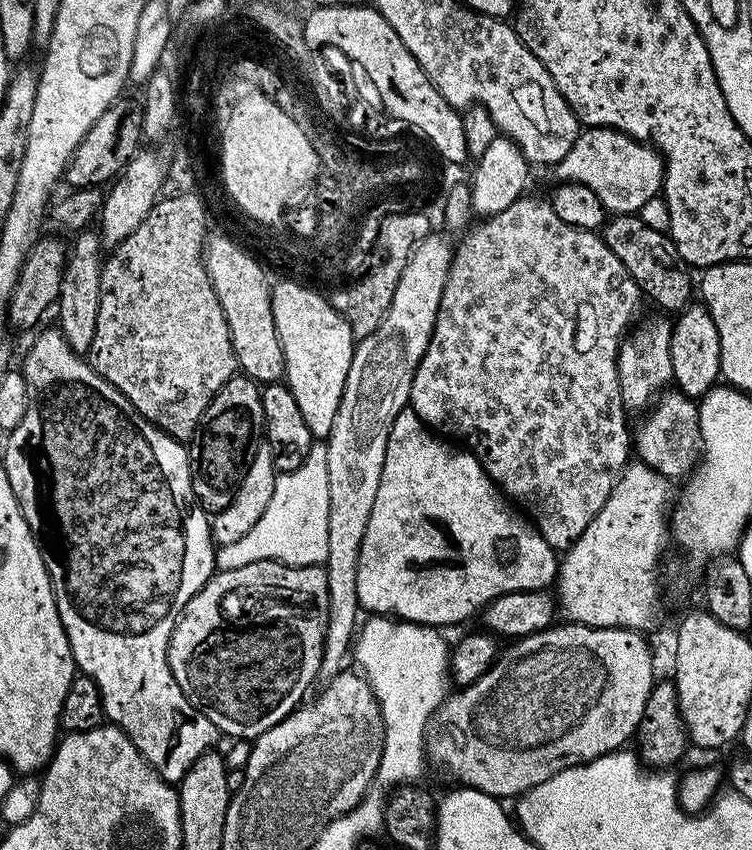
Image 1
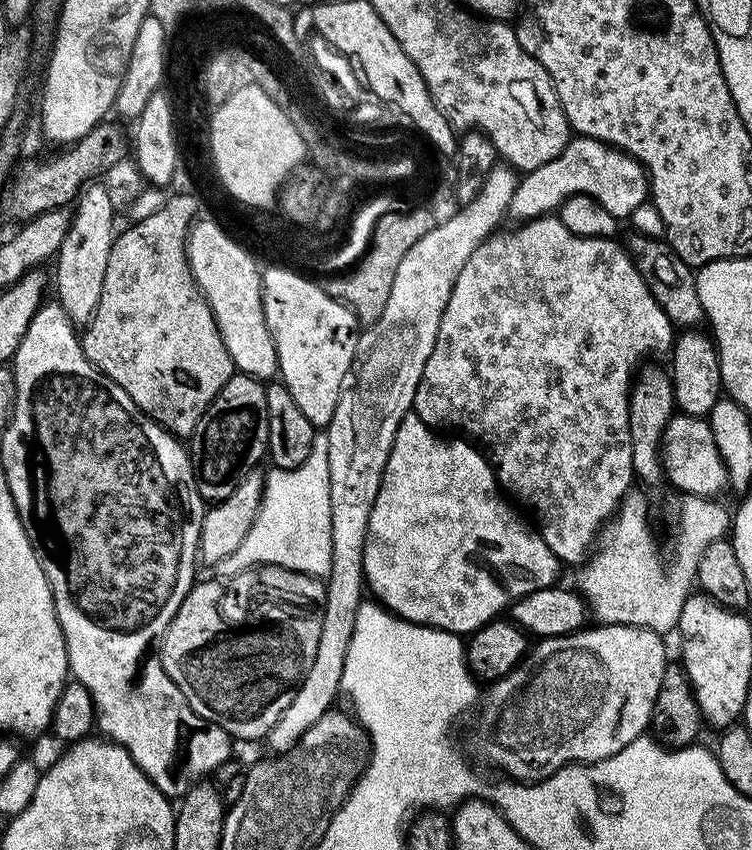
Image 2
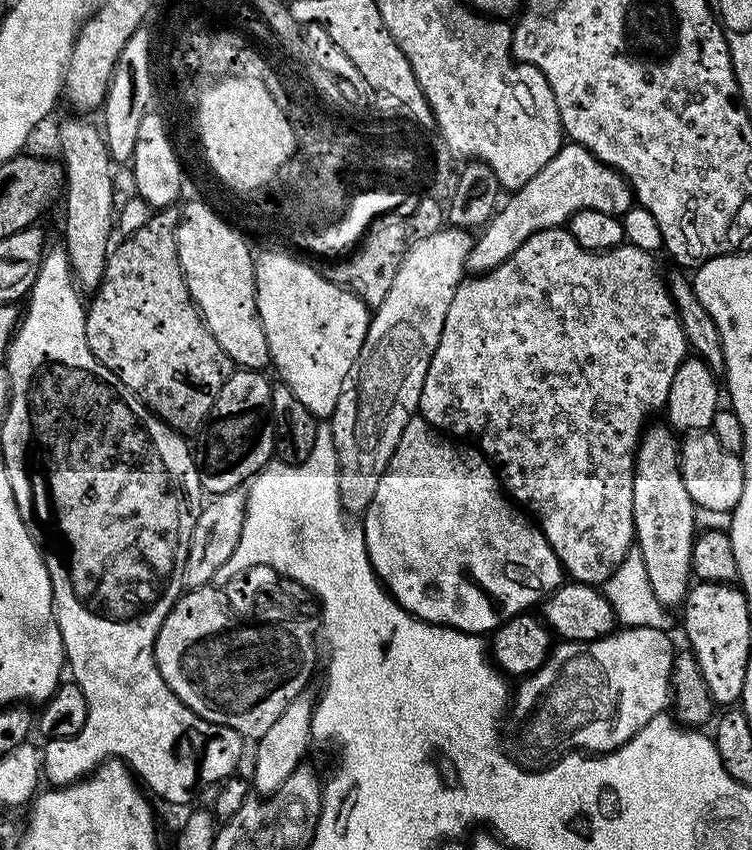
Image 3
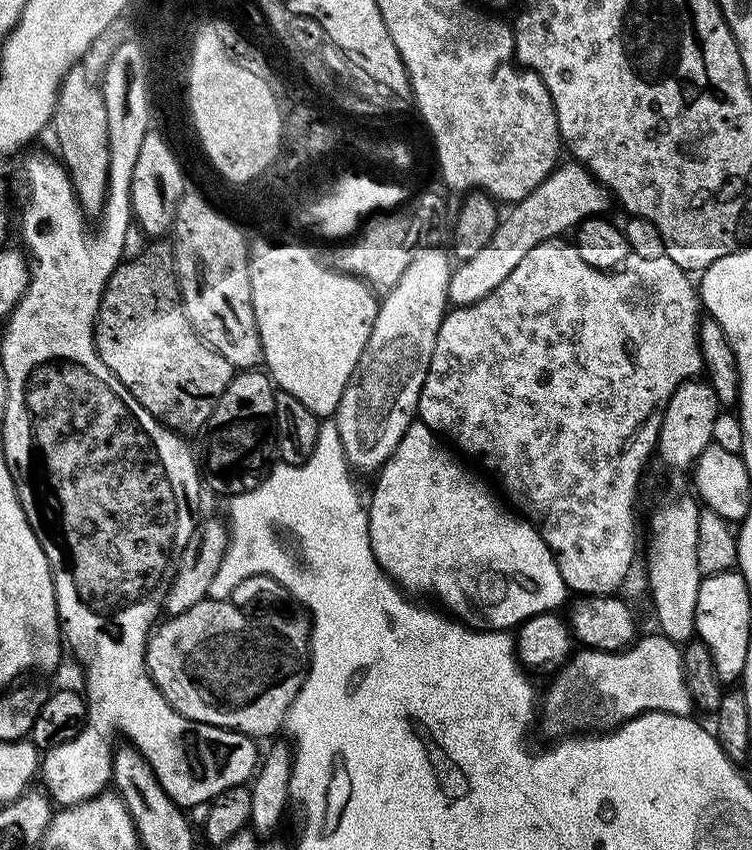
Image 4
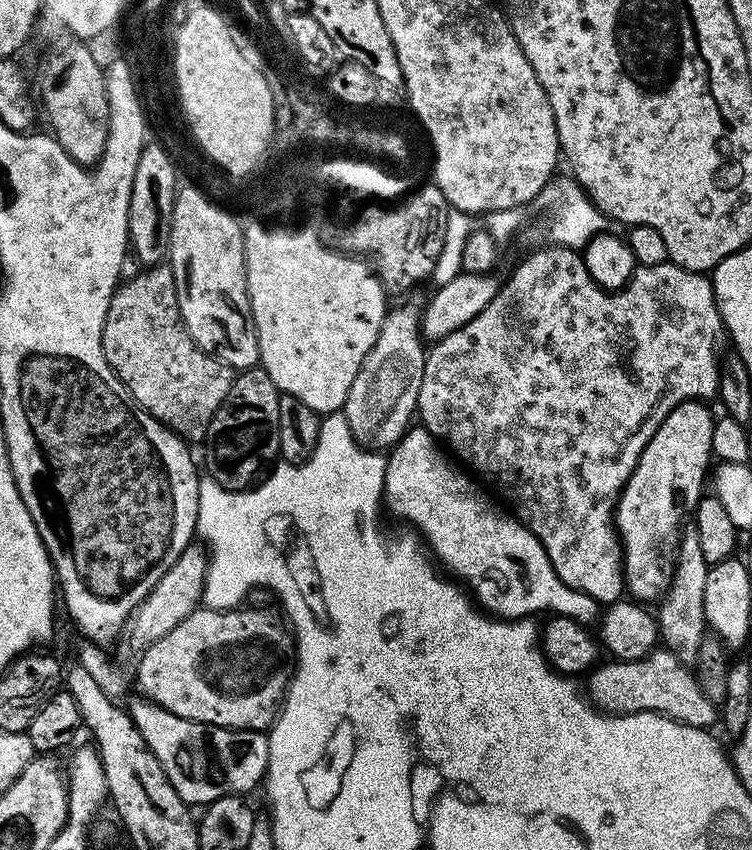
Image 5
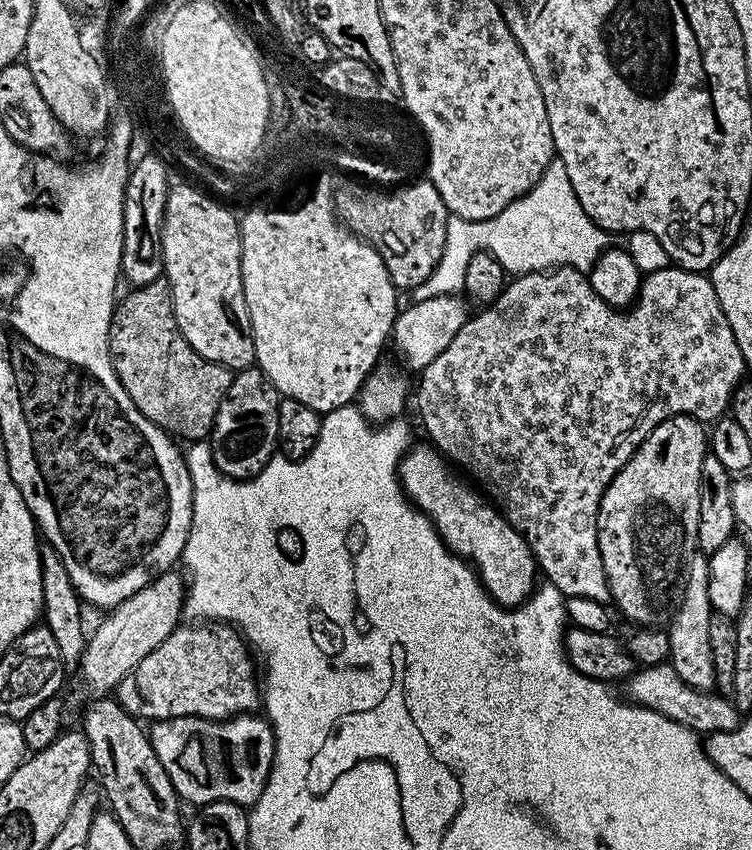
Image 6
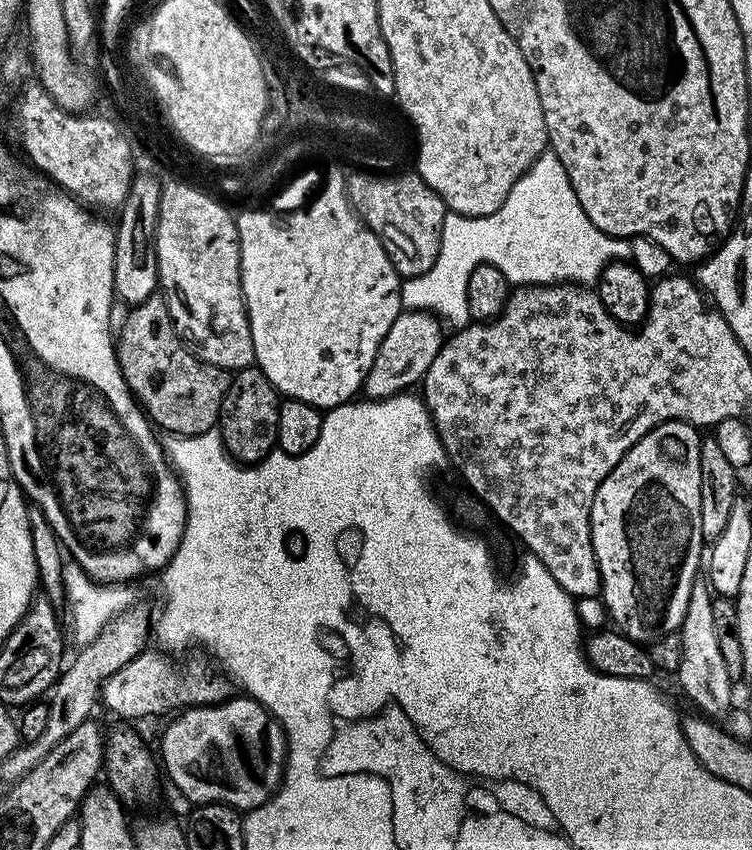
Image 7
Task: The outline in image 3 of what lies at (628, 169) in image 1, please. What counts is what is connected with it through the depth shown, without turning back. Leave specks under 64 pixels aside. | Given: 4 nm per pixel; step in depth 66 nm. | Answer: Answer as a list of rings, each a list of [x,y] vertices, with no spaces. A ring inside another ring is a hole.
[[[565,143],[560,153],[526,186],[515,189],[508,201],[496,208],[490,221],[485,224],[482,231],[473,239],[472,249],[468,255],[467,271],[472,274],[483,274],[497,268],[506,258],[510,258],[526,238],[535,232],[547,228],[558,228],[567,225],[568,219],[578,210],[593,208],[602,210],[602,214],[620,218],[629,208],[633,207],[634,197],[632,189],[628,187],[620,173],[610,166],[603,164],[599,158],[592,156],[581,144]]]

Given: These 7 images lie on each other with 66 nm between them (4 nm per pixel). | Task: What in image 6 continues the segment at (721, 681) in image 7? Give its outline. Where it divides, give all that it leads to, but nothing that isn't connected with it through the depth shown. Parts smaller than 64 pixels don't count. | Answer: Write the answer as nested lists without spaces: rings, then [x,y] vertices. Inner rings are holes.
[[[697,554],[688,567],[688,577],[684,583],[684,593],[676,611],[672,613],[666,624],[670,638],[670,654],[668,660],[672,668],[691,688],[700,692],[712,692],[716,688],[714,674],[714,654],[710,650],[710,618],[714,609],[710,602],[710,586],[708,585],[708,556]]]

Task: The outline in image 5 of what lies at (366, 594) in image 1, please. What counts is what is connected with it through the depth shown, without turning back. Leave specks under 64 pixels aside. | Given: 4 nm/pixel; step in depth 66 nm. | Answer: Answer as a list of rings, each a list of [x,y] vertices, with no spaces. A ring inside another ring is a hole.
[[[409,427],[386,456],[383,507],[387,511],[389,508],[398,519],[409,520],[413,524],[409,525],[422,537],[431,555],[445,569],[448,567],[453,572],[451,575],[466,586],[473,601],[485,613],[502,620],[523,620],[535,617],[535,612],[544,612],[549,608],[549,613],[569,616],[585,626],[595,625],[602,615],[600,603],[573,588],[567,588],[558,574],[554,574],[554,566],[540,539],[525,524],[520,523],[519,519],[513,518],[507,511],[499,512],[490,501],[483,500],[476,489],[477,481],[467,471],[455,472],[452,469],[453,461],[446,452],[444,457],[443,451],[445,449],[438,443],[437,437],[432,436],[425,428]]]

